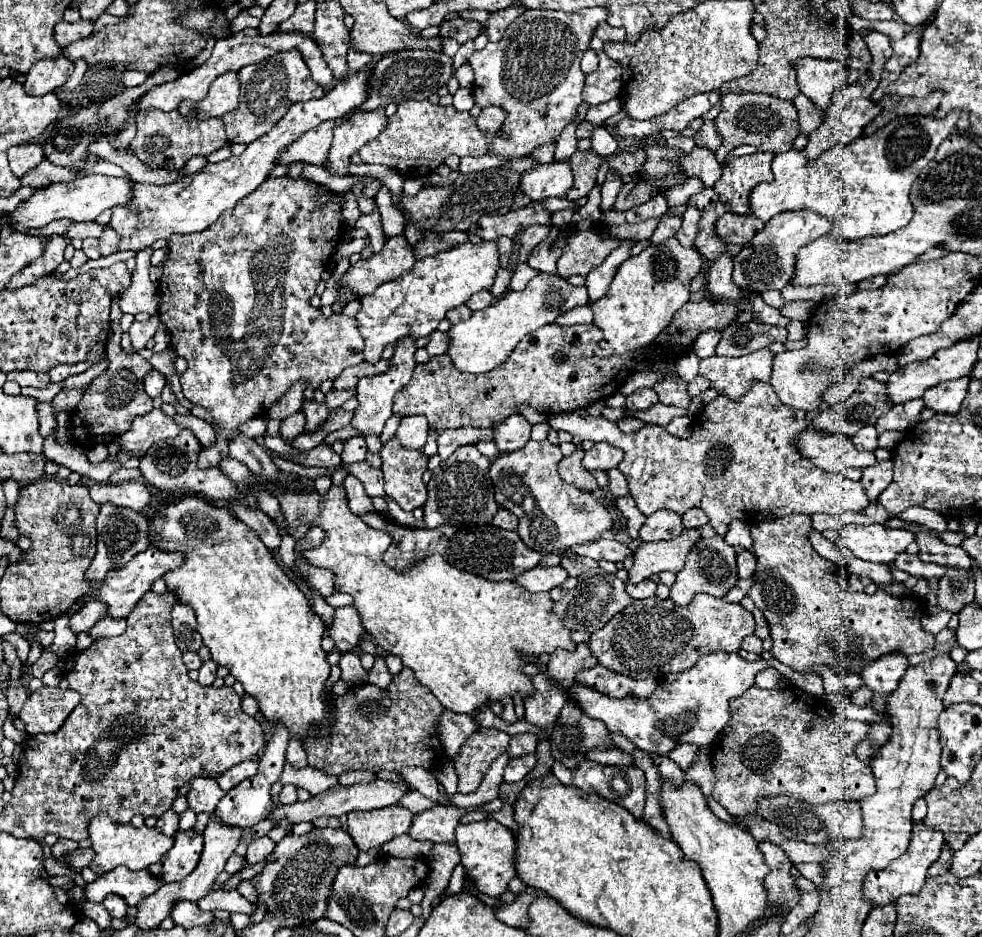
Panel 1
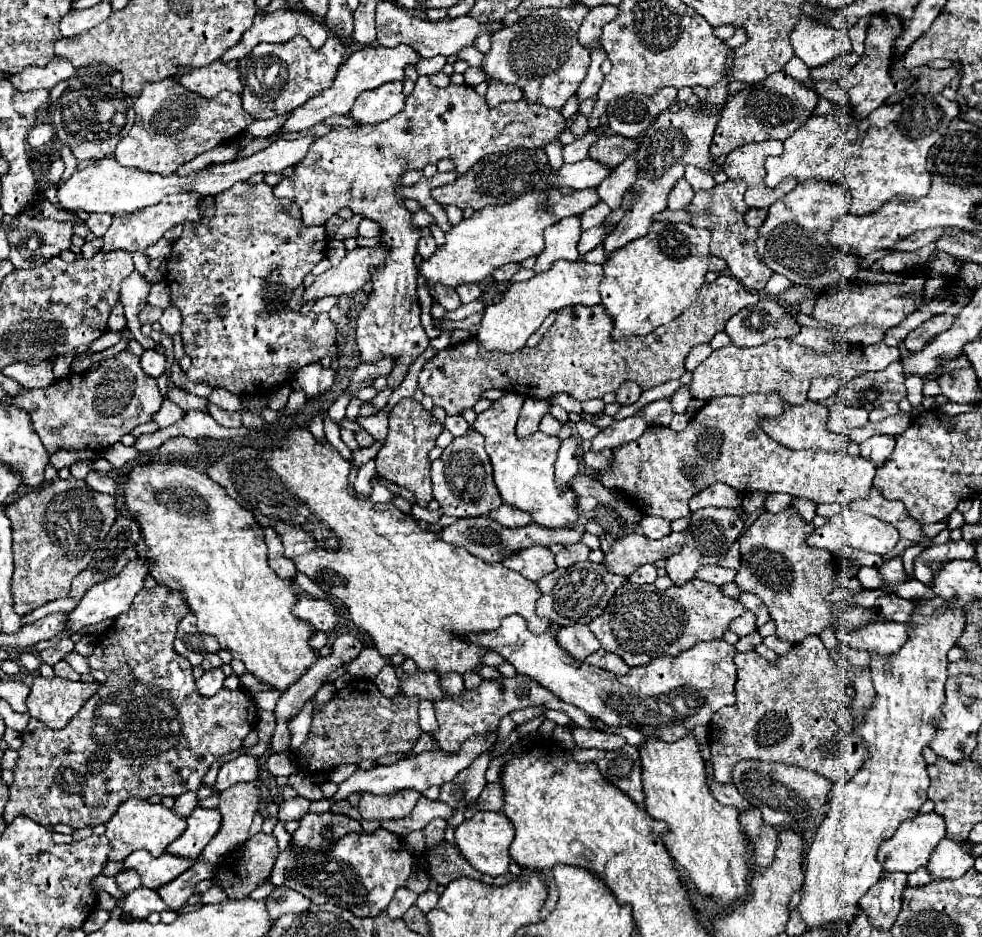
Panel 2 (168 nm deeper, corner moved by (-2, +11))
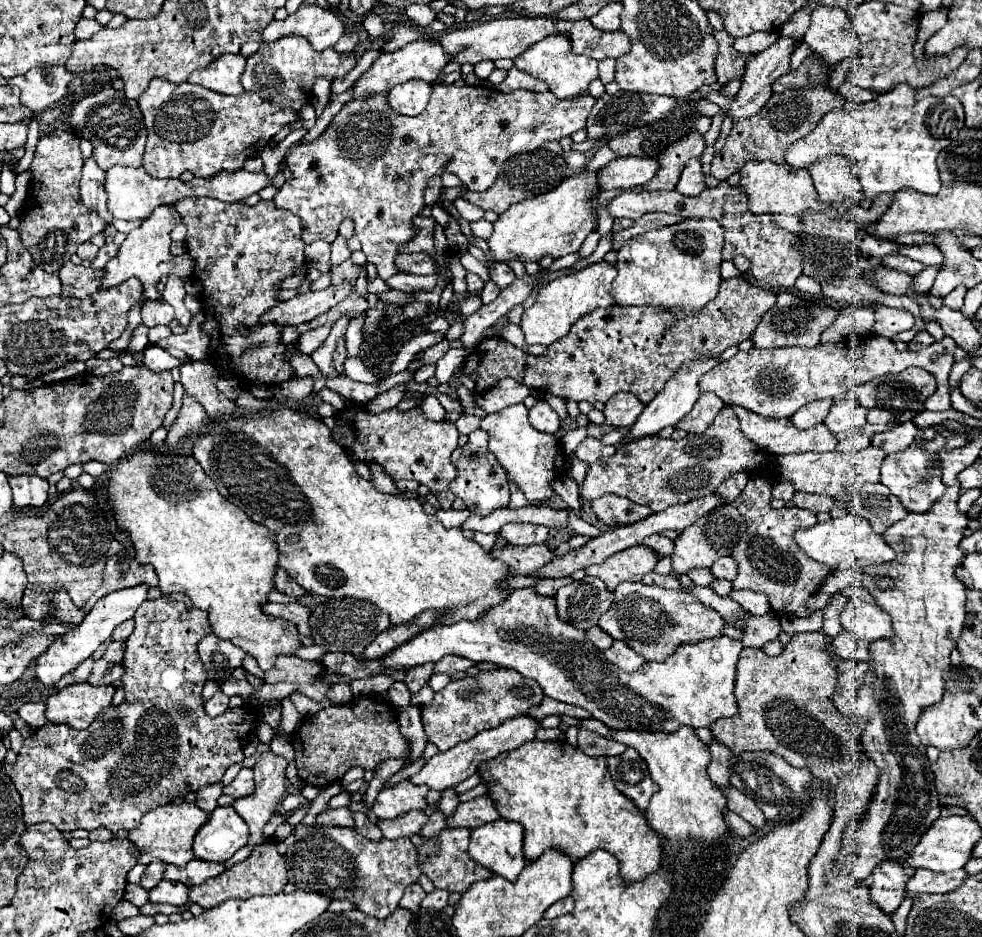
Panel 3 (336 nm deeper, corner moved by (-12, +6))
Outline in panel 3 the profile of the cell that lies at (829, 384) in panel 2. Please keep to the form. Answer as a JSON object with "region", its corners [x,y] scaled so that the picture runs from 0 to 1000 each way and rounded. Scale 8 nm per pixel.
{"region":[[[830,427],[828,431],[818,433],[805,448],[812,457],[824,457],[824,455],[840,448],[840,444],[844,442],[846,431],[848,431],[848,427]]]}

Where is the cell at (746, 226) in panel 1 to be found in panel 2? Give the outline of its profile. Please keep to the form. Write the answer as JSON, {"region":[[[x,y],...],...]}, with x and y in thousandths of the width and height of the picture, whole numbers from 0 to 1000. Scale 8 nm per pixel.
{"region":[[[763,223],[761,229],[759,229],[759,236],[765,240],[765,242],[773,242],[781,232],[781,223]]]}

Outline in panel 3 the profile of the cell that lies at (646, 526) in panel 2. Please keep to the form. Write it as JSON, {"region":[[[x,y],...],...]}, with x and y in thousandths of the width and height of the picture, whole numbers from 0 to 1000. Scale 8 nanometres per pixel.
{"region":[[[665,570],[659,576],[655,576],[655,581],[665,585],[671,593],[681,593],[685,589],[685,576],[675,572],[675,570]]]}

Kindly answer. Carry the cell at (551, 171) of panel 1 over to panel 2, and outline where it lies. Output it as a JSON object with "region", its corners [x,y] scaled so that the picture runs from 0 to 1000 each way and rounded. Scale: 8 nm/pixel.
{"region":[[[594,170],[588,174],[575,174],[567,185],[559,187],[559,195],[563,200],[577,197],[581,202],[600,202],[600,200],[608,200],[622,185],[624,185],[622,178],[606,170]]]}

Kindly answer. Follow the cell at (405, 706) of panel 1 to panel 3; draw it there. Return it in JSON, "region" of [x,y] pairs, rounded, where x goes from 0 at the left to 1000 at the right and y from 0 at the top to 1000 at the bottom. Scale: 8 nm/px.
{"region":[[[374,741],[357,747],[355,751],[335,753],[327,760],[309,766],[302,790],[302,824],[311,837],[329,841],[349,830],[349,826],[359,820],[368,818],[372,822],[384,820],[396,809],[414,809],[419,803],[416,790],[408,785],[404,766],[396,762],[396,749],[384,741]]]}

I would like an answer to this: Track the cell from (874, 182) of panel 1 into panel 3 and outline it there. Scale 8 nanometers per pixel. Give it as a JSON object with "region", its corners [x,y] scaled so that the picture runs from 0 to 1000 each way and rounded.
{"region":[[[915,90],[887,109],[860,109],[854,117],[842,120],[824,145],[803,158],[799,173],[805,181],[816,181],[842,164],[863,169],[867,186],[871,175],[871,190],[875,190],[875,196],[877,194],[877,203],[869,203],[867,209],[881,207],[877,220],[885,222],[895,207],[911,207],[920,201],[954,207],[958,203],[954,164],[968,154],[979,137],[981,115],[973,102],[932,107],[932,96],[924,90]]]}

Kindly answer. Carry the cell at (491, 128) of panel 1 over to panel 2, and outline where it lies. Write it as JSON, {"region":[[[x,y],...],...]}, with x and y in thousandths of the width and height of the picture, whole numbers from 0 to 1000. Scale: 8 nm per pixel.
{"region":[[[500,84],[498,86],[498,95],[496,95],[496,110],[500,114],[512,110],[512,108],[529,108],[533,104],[533,95],[529,95],[526,91],[516,91],[516,89],[510,89],[506,84]]]}

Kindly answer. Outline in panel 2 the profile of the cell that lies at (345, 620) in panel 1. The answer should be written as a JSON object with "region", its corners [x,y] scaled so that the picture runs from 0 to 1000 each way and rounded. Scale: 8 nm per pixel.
{"region":[[[317,637],[304,639],[298,648],[298,656],[302,661],[315,665],[321,673],[335,673],[347,661],[335,641],[325,641],[325,639],[317,639]]]}

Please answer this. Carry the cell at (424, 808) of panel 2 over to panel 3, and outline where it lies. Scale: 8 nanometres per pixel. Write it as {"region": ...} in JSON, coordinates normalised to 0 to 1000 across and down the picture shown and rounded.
{"region":[[[421,864],[421,867],[414,867],[402,875],[388,875],[384,877],[384,882],[388,884],[390,892],[394,892],[396,896],[402,896],[402,894],[408,894],[408,892],[423,892],[429,888],[429,884],[437,877],[437,871],[433,867],[427,867],[427,864]]]}

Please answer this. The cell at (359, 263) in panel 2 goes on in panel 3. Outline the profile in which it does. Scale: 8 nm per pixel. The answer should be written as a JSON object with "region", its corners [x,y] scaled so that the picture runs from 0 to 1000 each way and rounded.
{"region":[[[347,301],[345,305],[335,305],[325,312],[313,312],[302,318],[284,322],[272,335],[266,337],[266,344],[280,344],[280,346],[309,346],[317,344],[323,337],[331,335],[339,327],[343,327],[351,316],[359,312],[359,303]]]}

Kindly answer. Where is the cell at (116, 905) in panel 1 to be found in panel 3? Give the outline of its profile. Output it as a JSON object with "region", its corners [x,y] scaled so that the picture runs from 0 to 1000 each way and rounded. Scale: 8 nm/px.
{"region":[[[156,920],[156,922],[152,922],[150,924],[150,928],[148,928],[148,933],[144,935],[144,946],[148,948],[148,950],[154,950],[164,937],[166,937],[166,928],[168,928],[168,922],[166,920]]]}

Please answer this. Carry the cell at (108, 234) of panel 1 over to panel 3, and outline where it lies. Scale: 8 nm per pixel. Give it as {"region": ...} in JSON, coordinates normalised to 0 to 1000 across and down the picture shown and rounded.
{"region":[[[91,169],[85,177],[85,190],[82,190],[82,213],[93,225],[97,225],[101,232],[110,234],[108,226],[109,208],[105,205],[108,184],[103,181],[95,169]]]}

